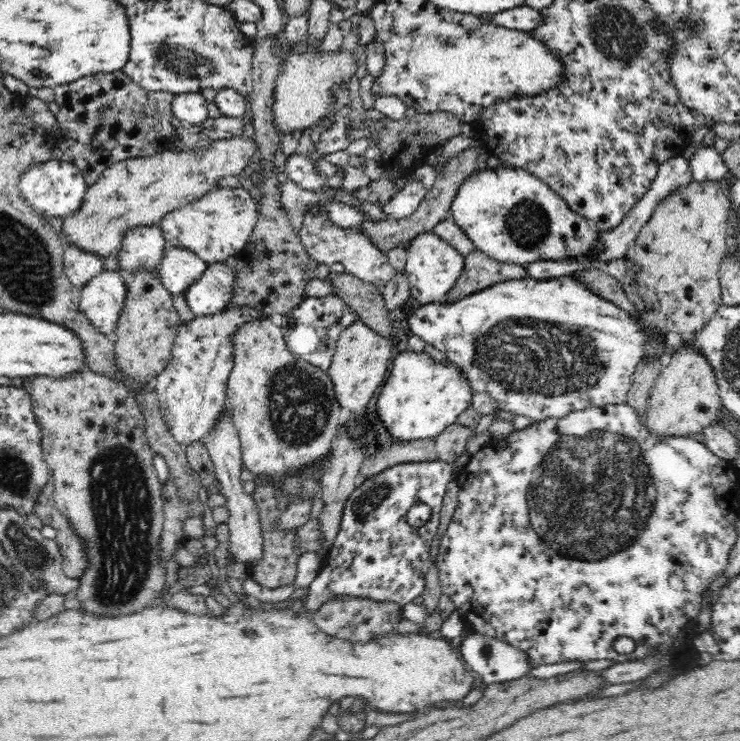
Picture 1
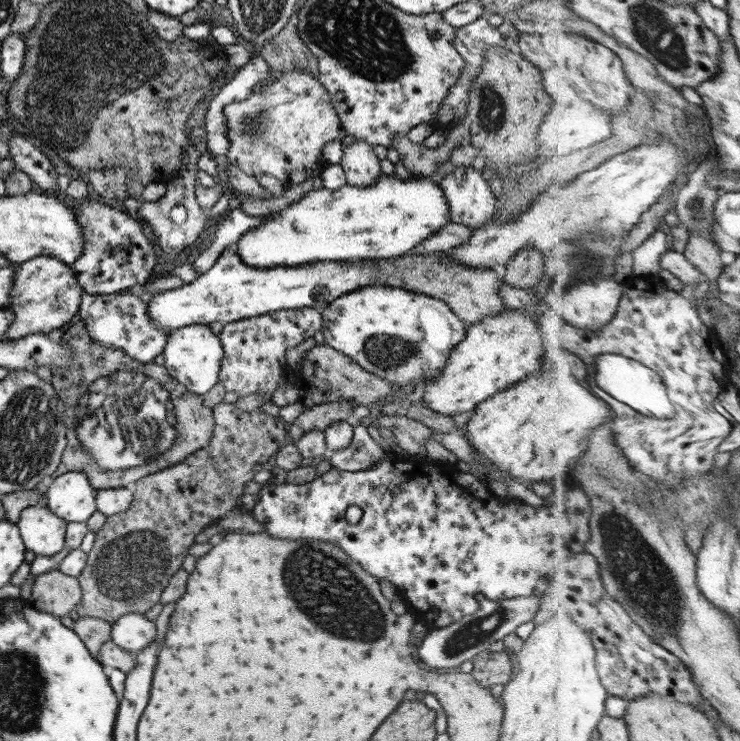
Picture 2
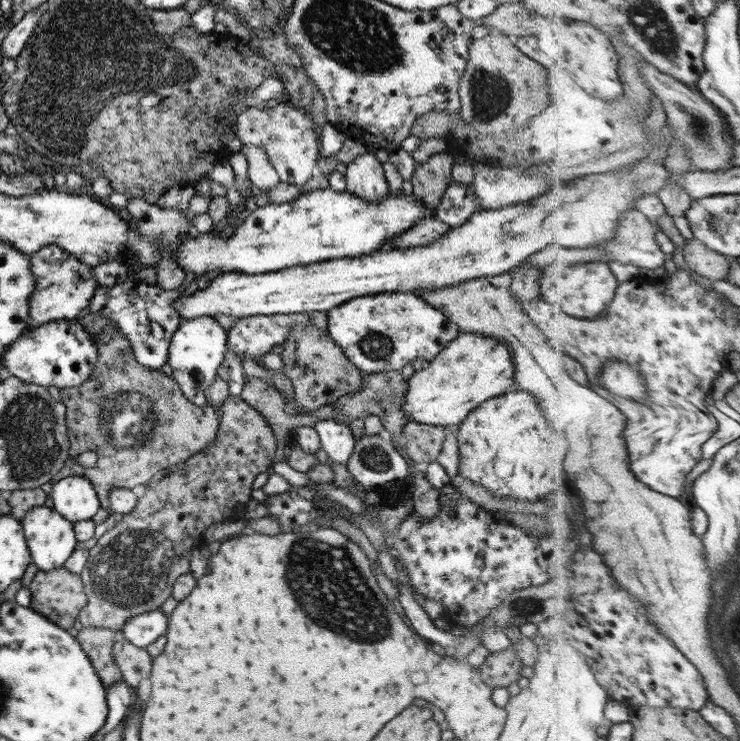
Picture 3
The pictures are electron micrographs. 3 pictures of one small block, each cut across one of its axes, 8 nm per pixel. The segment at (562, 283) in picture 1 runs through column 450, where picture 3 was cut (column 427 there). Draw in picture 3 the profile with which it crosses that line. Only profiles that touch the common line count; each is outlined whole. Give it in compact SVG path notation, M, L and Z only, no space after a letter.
M416 293L367 294L335 306L327 317L330 339L363 373L401 370L409 362L429 363L460 334L454 322Z

